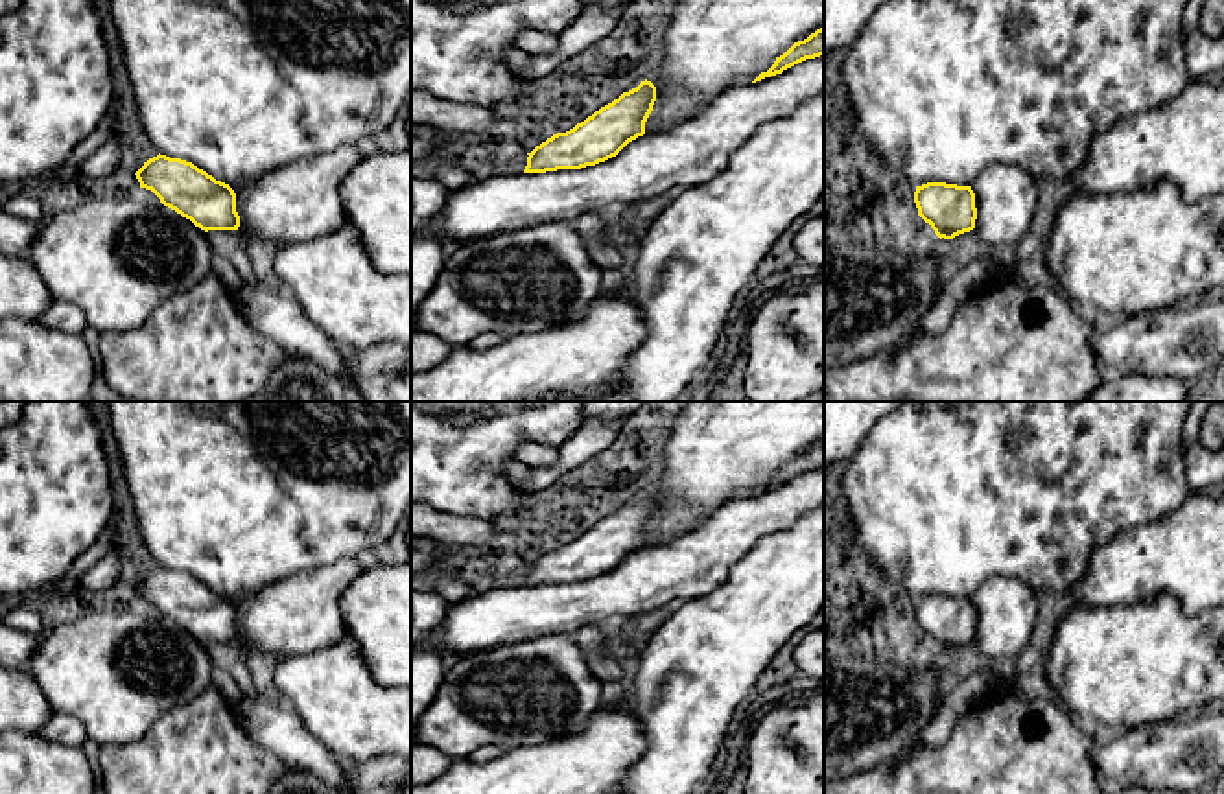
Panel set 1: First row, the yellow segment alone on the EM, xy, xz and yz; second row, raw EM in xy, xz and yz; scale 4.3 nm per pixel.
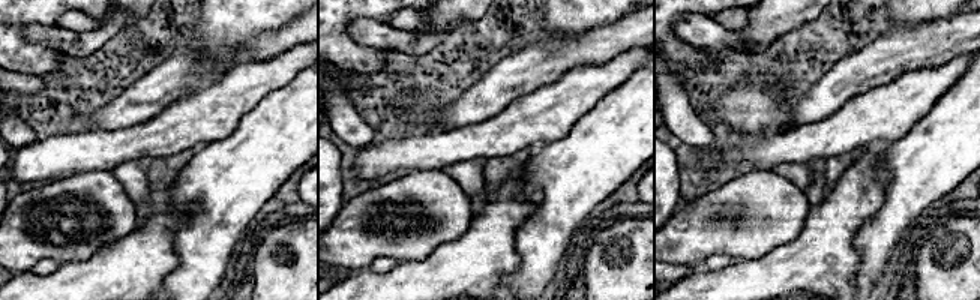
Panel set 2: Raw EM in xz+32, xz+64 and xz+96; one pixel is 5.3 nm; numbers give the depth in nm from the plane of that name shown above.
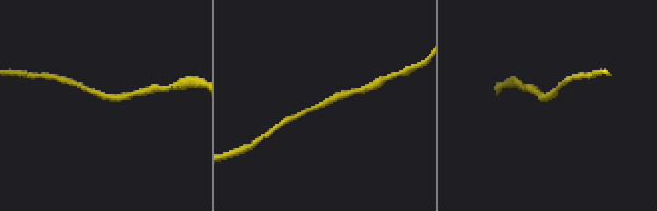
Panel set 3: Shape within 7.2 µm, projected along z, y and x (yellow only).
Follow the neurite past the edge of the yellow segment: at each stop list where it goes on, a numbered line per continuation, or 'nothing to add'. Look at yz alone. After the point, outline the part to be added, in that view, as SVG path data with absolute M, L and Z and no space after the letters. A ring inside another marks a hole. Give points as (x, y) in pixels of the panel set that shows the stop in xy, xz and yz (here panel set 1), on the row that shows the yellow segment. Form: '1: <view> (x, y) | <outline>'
1: yz (1005, 198) | M992 164L970 184L975 193L975 232L994 249L1016 247L1038 208L1036 179L1025 169Z

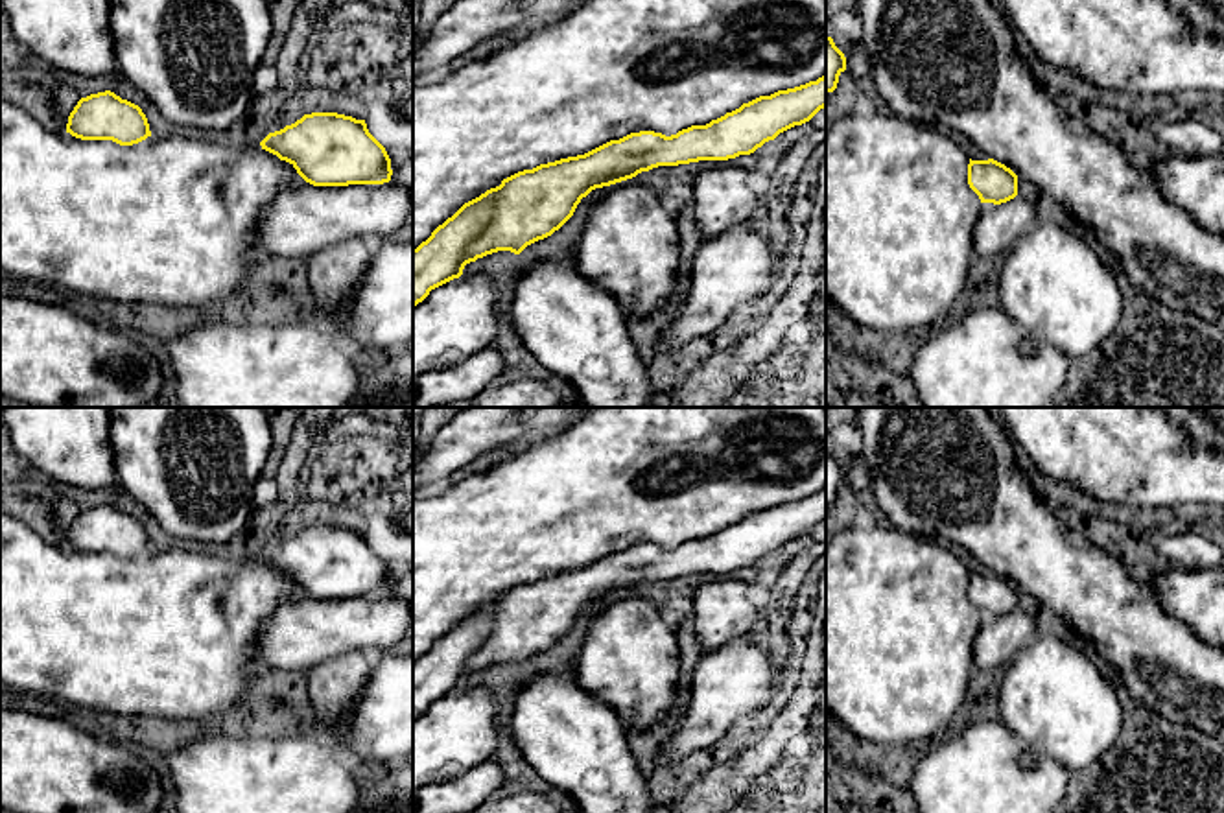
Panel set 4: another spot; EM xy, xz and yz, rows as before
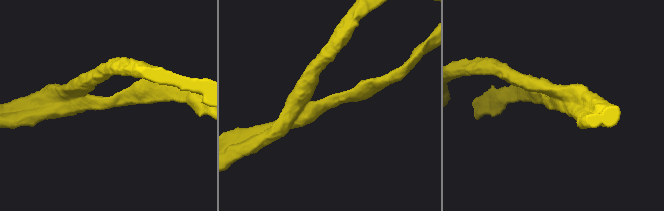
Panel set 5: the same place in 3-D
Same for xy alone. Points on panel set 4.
nothing to add

